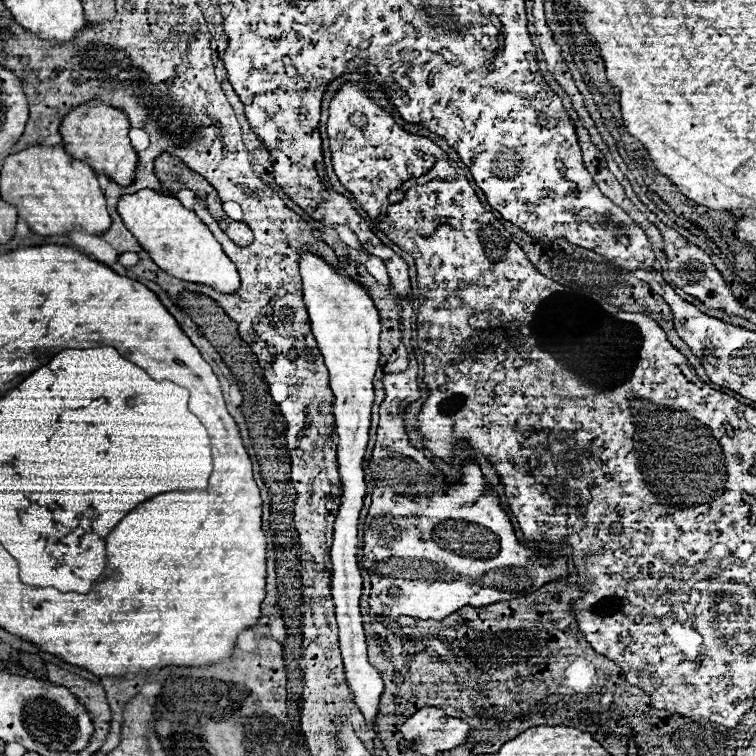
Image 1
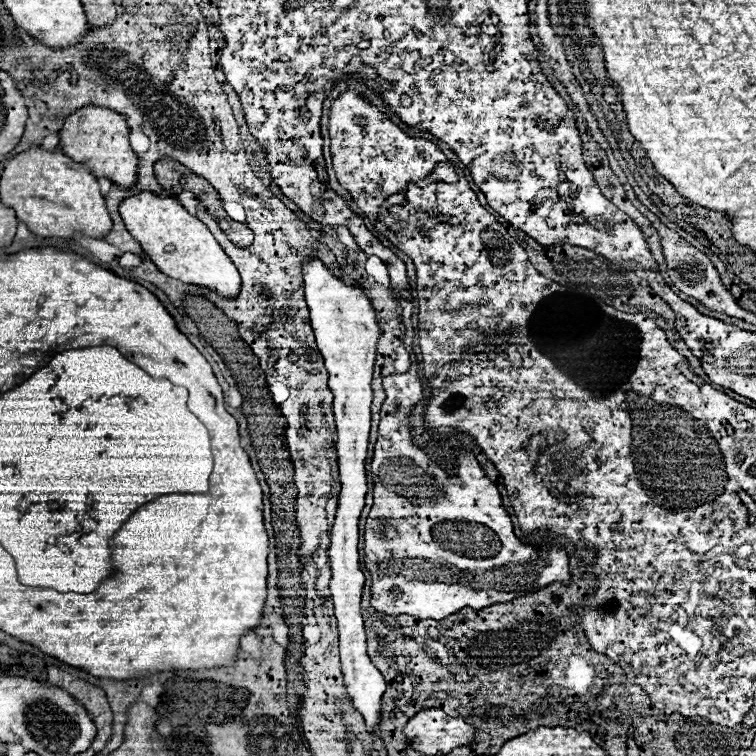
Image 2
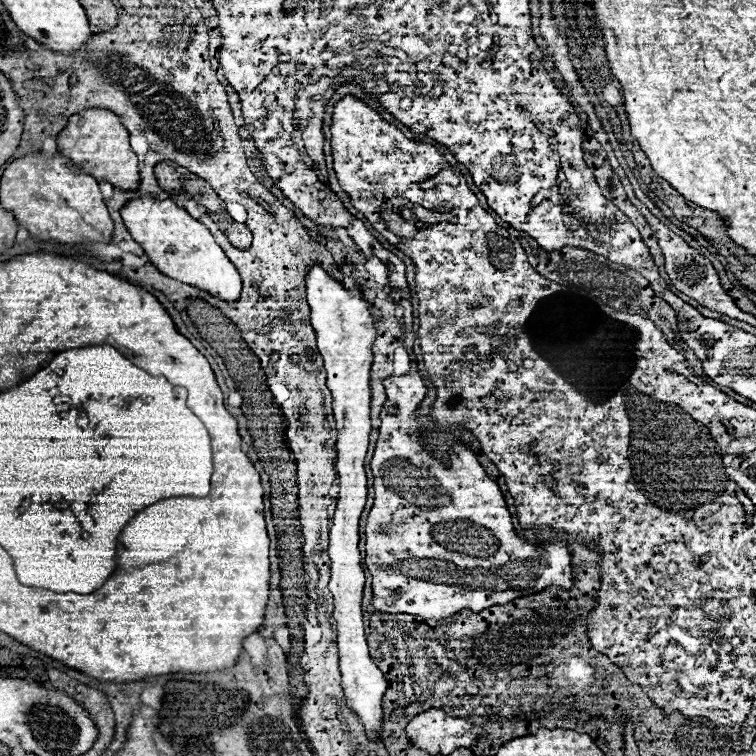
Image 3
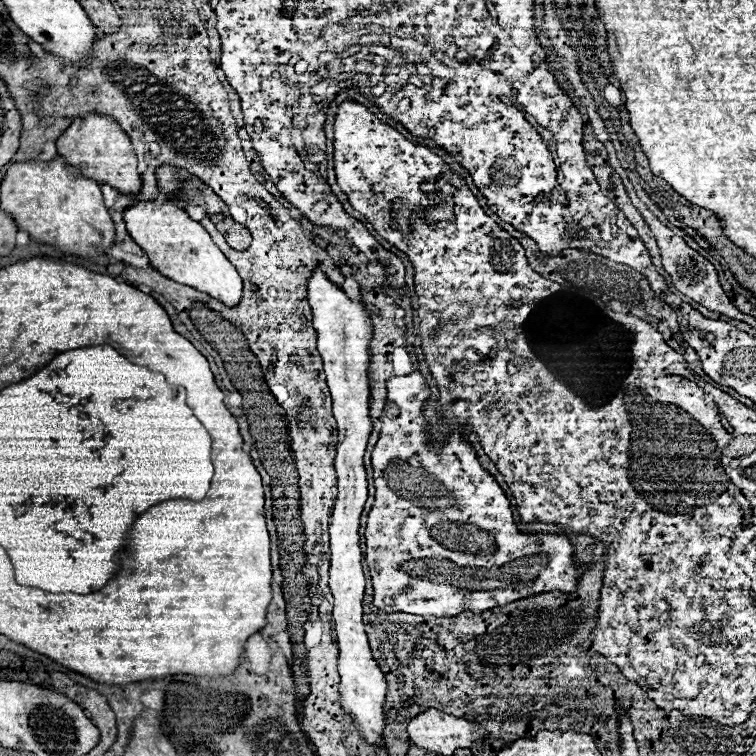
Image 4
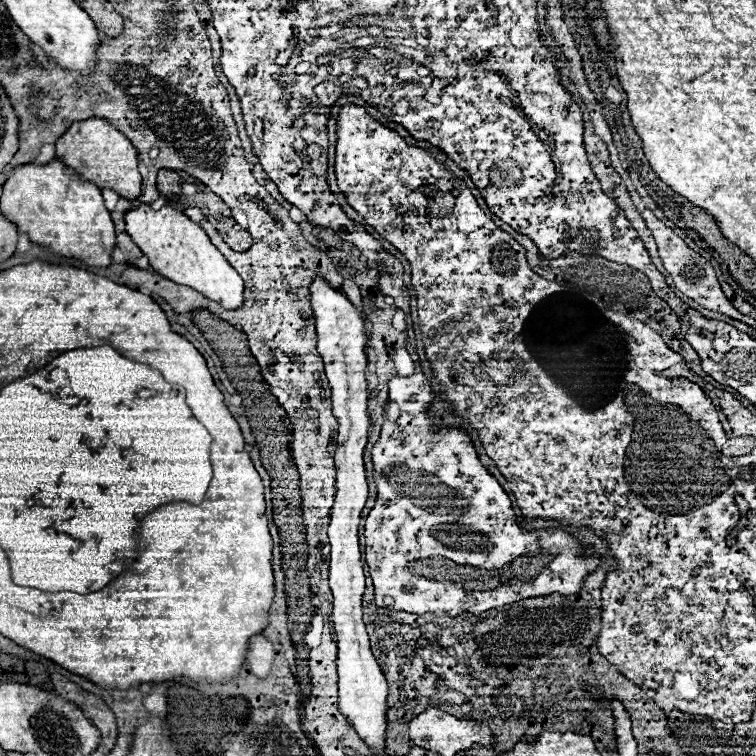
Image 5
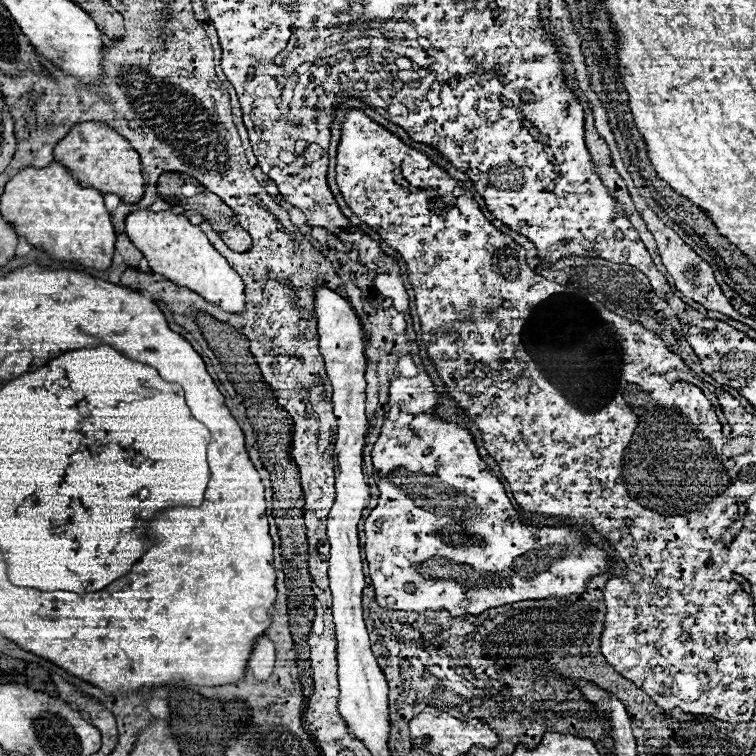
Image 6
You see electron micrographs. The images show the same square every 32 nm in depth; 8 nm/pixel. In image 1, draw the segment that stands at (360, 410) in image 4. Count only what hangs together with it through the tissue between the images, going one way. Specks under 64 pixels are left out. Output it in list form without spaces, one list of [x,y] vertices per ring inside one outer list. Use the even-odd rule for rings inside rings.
[[[312,252],[300,254],[300,276],[304,282],[304,304],[310,314],[312,334],[316,336],[318,348],[326,360],[330,372],[330,388],[334,394],[334,416],[336,416],[336,432],[338,432],[338,466],[342,480],[342,504],[334,522],[334,540],[332,540],[332,598],[336,606],[336,620],[340,628],[340,650],[344,660],[346,682],[354,694],[354,702],[364,714],[368,724],[374,724],[378,714],[380,694],[384,690],[384,682],[376,668],[368,662],[366,656],[366,638],[362,630],[362,614],[360,614],[360,594],[362,594],[362,576],[358,572],[356,562],[356,544],[358,544],[358,516],[366,496],[364,484],[364,452],[368,444],[370,430],[370,408],[374,400],[374,372],[378,368],[380,358],[380,316],[366,294],[366,288],[350,278],[338,274],[326,260]]]

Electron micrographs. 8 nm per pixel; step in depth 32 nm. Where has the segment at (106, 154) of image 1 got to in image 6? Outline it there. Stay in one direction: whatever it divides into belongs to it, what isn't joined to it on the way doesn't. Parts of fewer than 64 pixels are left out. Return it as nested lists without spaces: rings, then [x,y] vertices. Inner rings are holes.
[[[92,120],[72,126],[68,136],[64,136],[54,146],[54,160],[70,168],[80,184],[88,184],[100,192],[114,192],[124,202],[138,202],[144,194],[144,178],[140,174],[138,152],[128,144],[128,140],[124,140],[124,136],[106,124]]]

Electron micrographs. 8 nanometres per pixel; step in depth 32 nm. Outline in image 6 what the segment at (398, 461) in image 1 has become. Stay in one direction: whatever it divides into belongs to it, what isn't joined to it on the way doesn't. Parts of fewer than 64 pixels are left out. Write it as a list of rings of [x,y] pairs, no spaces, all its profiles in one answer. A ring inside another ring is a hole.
[[[420,372],[418,376],[412,378],[394,378],[390,382],[390,402],[388,410],[398,410],[396,420],[384,420],[382,432],[378,442],[374,444],[372,450],[372,462],[374,462],[374,478],[380,490],[378,496],[378,506],[370,512],[366,518],[366,562],[370,568],[370,578],[376,588],[376,602],[382,608],[392,608],[392,610],[406,610],[406,612],[418,612],[422,614],[424,610],[448,610],[452,616],[462,616],[462,614],[482,614],[488,608],[498,608],[504,604],[514,604],[522,600],[540,600],[540,598],[550,598],[550,596],[568,596],[568,594],[582,594],[588,580],[600,572],[606,572],[610,566],[610,556],[608,552],[600,550],[598,546],[584,542],[584,536],[568,526],[556,526],[556,528],[536,528],[536,526],[524,526],[520,522],[520,516],[516,514],[512,502],[508,500],[504,486],[500,480],[492,474],[492,470],[482,462],[478,448],[474,444],[474,438],[468,428],[458,426],[458,424],[448,424],[438,420],[432,414],[432,408],[438,404],[438,392],[434,390],[434,384],[430,382],[426,372]]]

